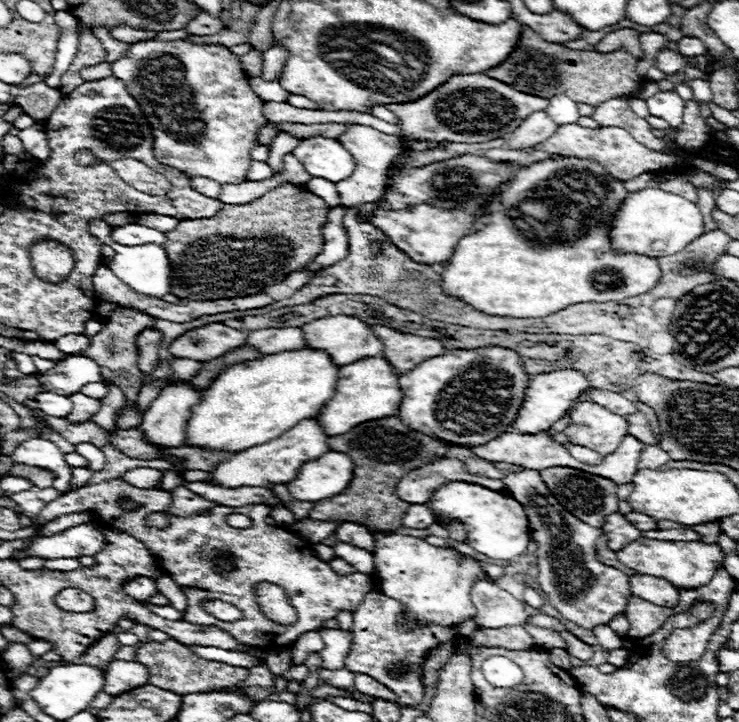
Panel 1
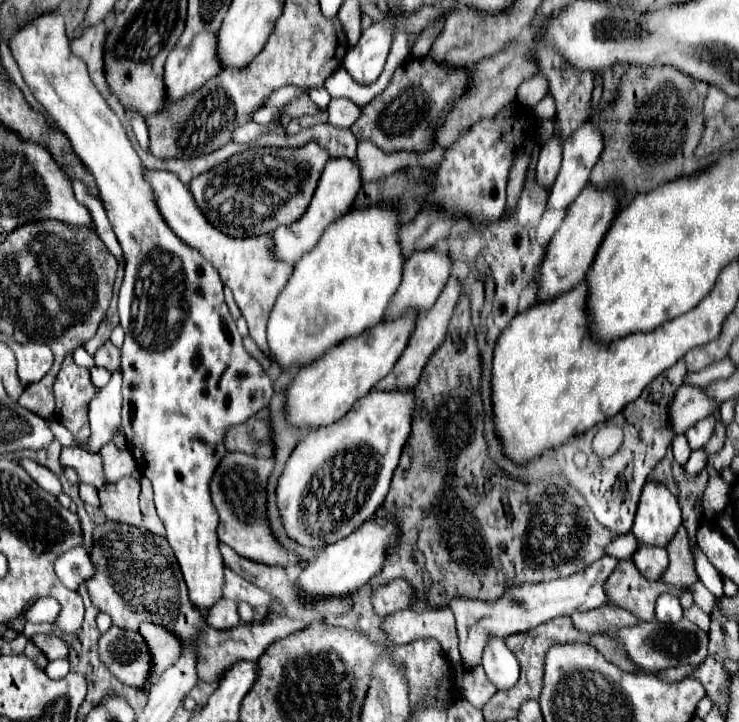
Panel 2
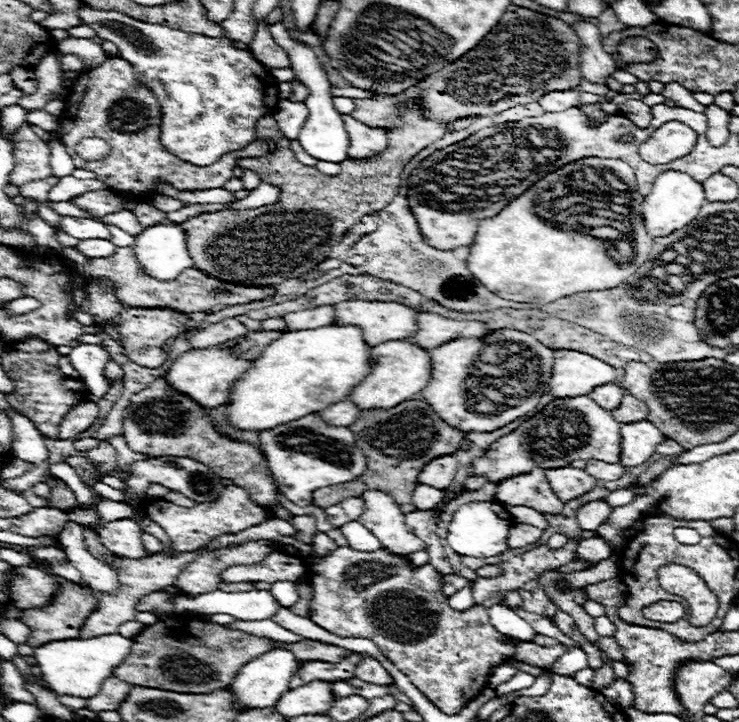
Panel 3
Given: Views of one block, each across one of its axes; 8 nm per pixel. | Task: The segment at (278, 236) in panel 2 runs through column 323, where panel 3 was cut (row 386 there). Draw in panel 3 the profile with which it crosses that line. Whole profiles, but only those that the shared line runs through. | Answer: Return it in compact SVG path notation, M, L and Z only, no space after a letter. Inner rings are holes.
M210 346L210 348L192 348L184 354L180 354L168 374L166 380L180 392L184 392L186 396L194 398L196 402L200 402L204 408L216 408L220 404L228 404L228 396L232 390L232 384L236 380L242 378L242 374L252 366L252 360L246 358L238 358L232 348L218 348L218 346Z

